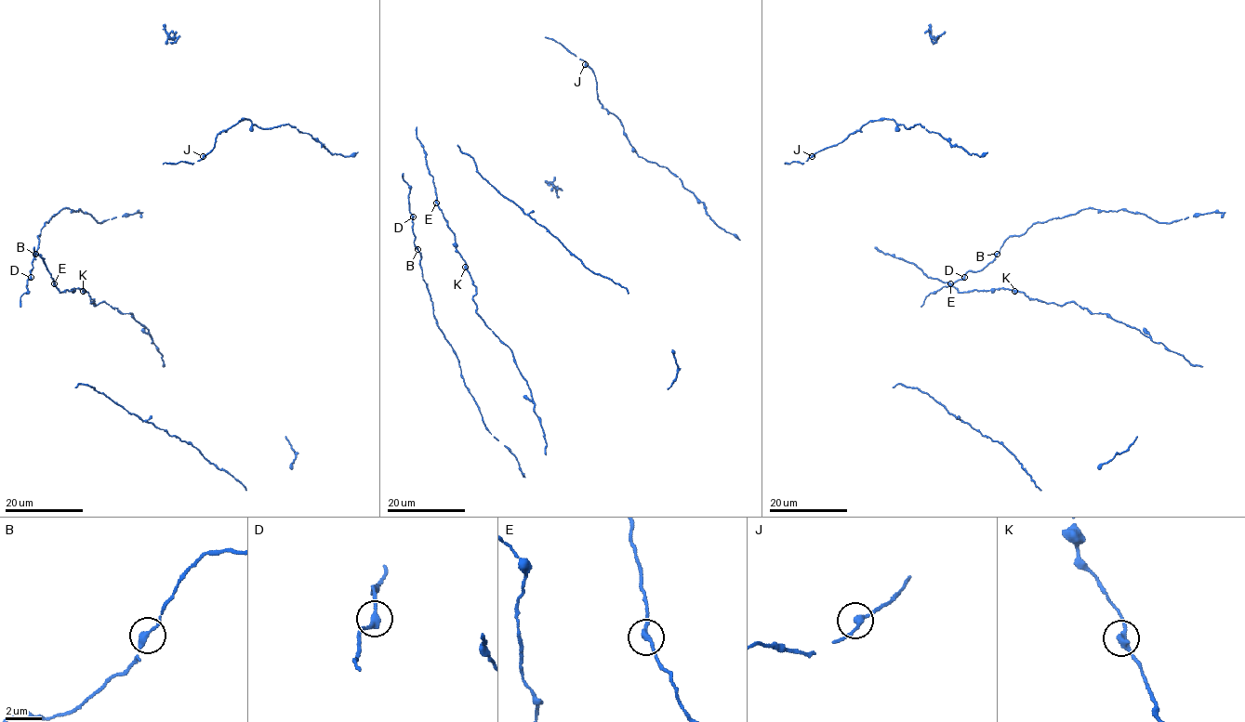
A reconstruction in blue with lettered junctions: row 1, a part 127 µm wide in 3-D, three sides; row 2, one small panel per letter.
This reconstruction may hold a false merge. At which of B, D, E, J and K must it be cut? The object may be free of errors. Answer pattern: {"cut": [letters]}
{"cut": []}

